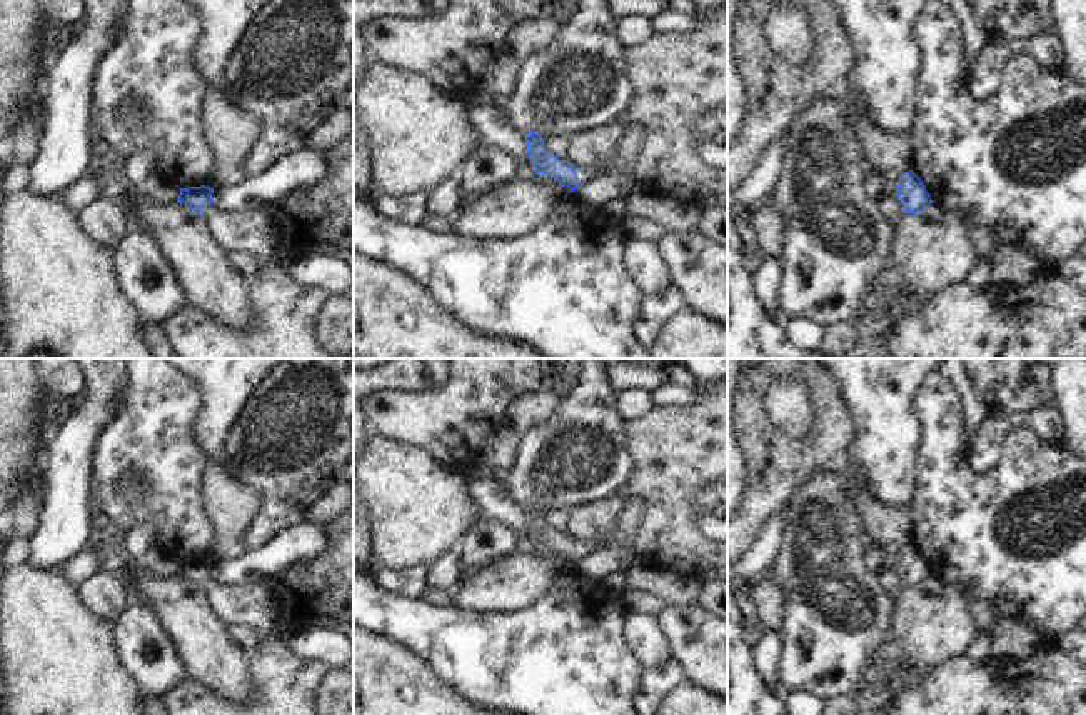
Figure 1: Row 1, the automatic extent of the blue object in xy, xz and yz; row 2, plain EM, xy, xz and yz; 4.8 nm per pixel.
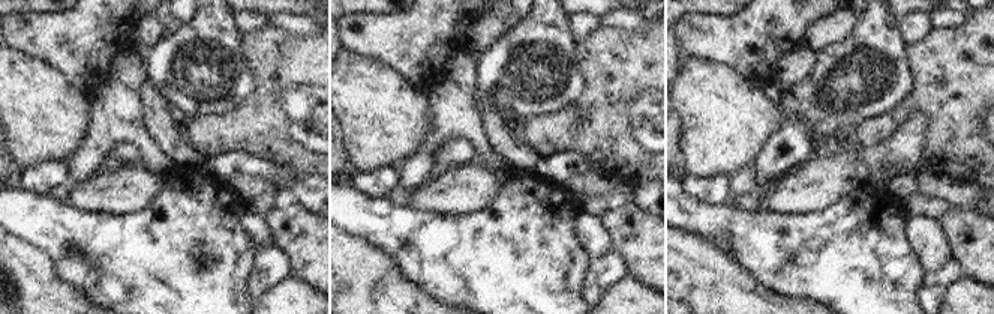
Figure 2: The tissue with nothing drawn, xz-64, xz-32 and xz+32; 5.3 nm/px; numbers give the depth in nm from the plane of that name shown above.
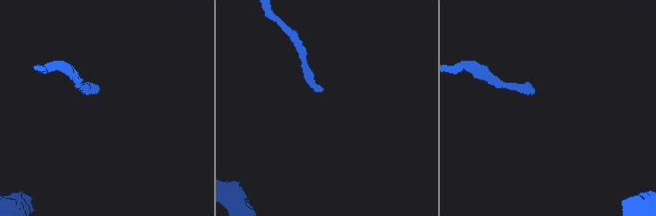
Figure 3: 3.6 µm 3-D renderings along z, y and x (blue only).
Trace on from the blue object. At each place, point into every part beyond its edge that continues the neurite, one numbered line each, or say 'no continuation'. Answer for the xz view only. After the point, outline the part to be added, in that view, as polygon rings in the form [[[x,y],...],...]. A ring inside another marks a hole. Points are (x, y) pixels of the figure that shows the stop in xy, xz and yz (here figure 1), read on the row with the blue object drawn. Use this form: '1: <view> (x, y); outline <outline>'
1: xz (623, 159); outline [[[634,130],[627,132],[627,135],[621,140],[617,152],[606,168],[584,168],[576,167],[577,180],[581,183],[587,183],[599,175],[612,173],[612,172],[629,172],[634,173],[634,157],[641,145],[641,135]]]

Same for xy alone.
1: xy (251, 230); outline [[[212,203],[202,208],[214,240],[225,253],[244,250],[260,263],[277,263],[280,258],[280,233],[265,210],[229,213]]]

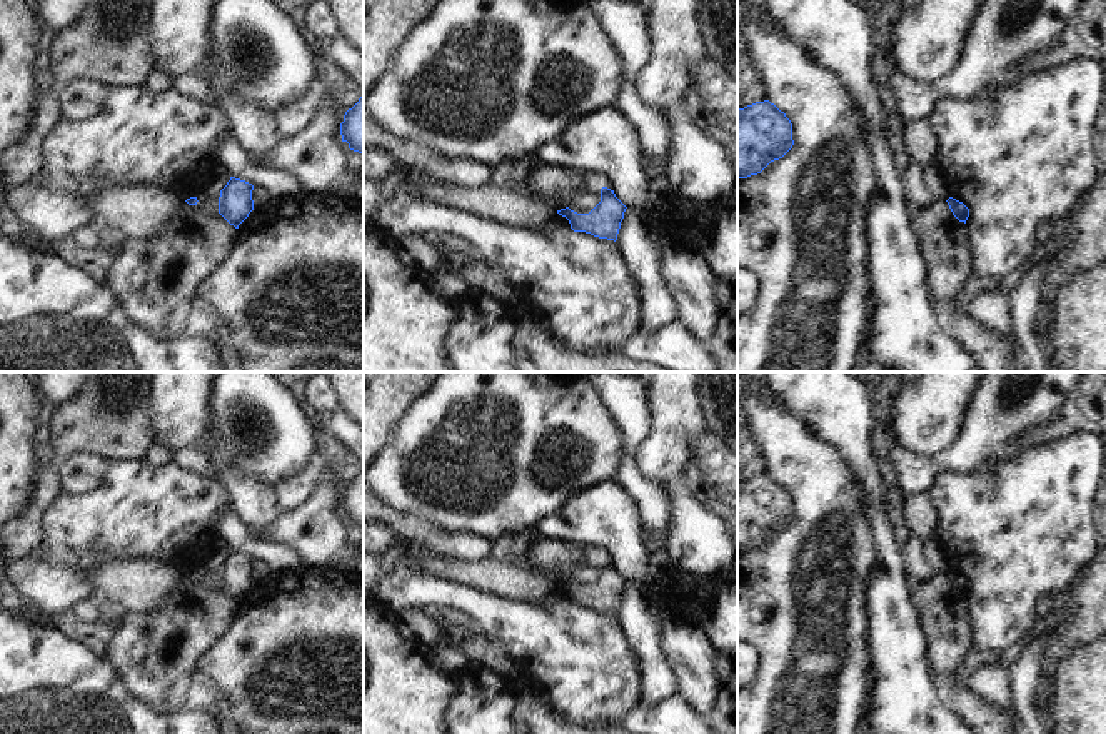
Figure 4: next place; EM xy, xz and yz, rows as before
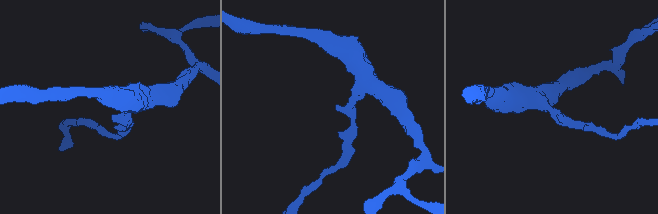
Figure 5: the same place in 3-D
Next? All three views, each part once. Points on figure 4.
no continuation

